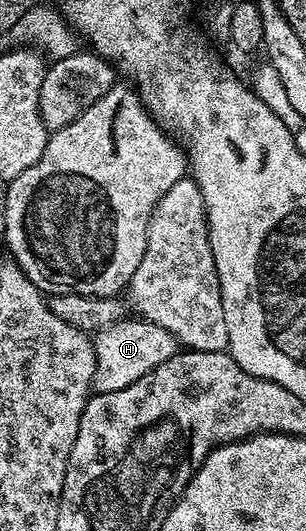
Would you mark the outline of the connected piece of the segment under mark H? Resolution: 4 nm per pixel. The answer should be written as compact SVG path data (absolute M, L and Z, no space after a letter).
M140 317L123 318L115 325L96 332L92 340L97 354L93 391L99 395L127 389L127 385L139 381L139 377L151 373L151 369L163 365L163 361L167 361L179 351L177 338L167 333L167 329L154 323L147 323Z

